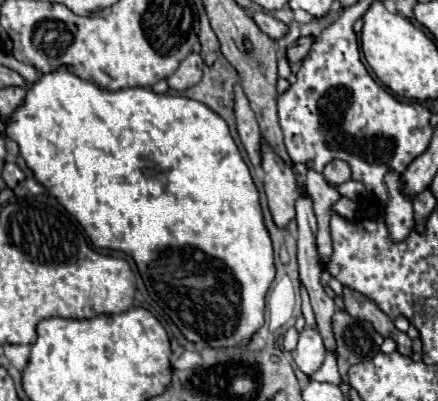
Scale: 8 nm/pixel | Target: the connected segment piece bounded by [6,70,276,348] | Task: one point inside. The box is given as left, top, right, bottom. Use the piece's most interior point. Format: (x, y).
(158, 177)

